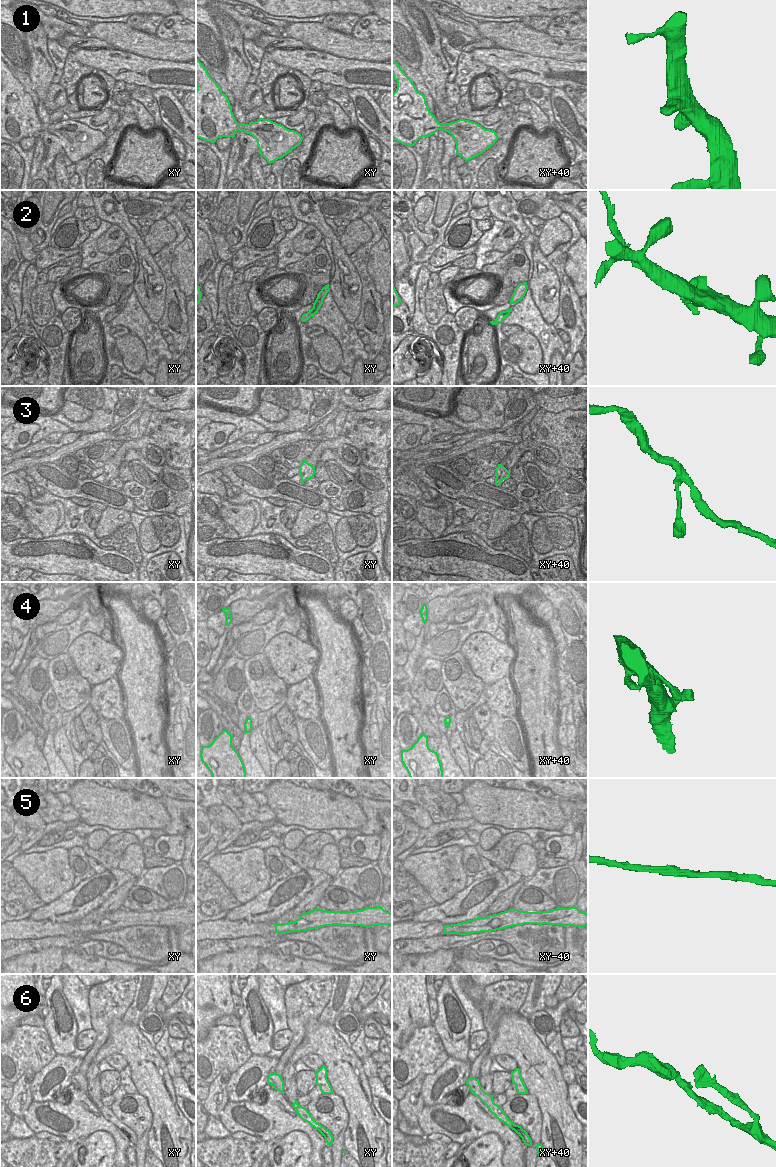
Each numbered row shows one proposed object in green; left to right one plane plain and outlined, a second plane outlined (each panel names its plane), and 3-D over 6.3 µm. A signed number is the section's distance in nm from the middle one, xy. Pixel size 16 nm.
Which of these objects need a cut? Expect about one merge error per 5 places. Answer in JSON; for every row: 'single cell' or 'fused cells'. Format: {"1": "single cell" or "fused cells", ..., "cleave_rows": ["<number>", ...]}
{"1": "single cell", "2": "fused cells", "3": "single cell", "4": "single cell", "5": "single cell", "6": "single cell", "cleave_rows": ["2"]}

